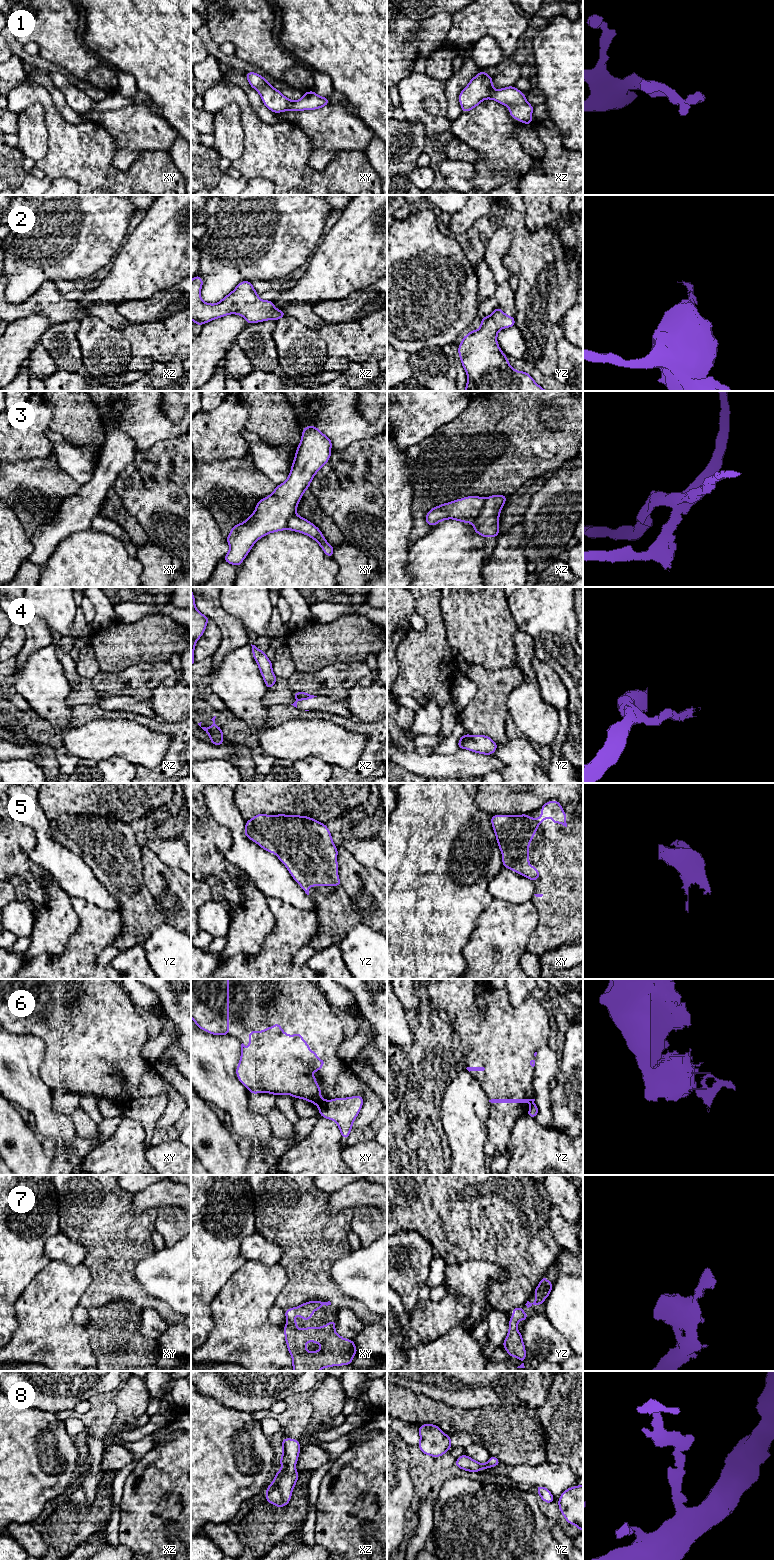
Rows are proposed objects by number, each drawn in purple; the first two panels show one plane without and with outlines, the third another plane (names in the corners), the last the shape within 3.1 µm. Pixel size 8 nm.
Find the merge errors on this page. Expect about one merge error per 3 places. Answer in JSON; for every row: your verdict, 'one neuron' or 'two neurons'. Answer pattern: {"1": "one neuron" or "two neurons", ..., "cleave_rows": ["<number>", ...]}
{"1": "one neuron", "2": "one neuron", "3": "two neurons", "4": "one neuron", "5": "one neuron", "6": "two neurons", "7": "one neuron", "8": "one neuron", "cleave_rows": ["3", "6"]}

